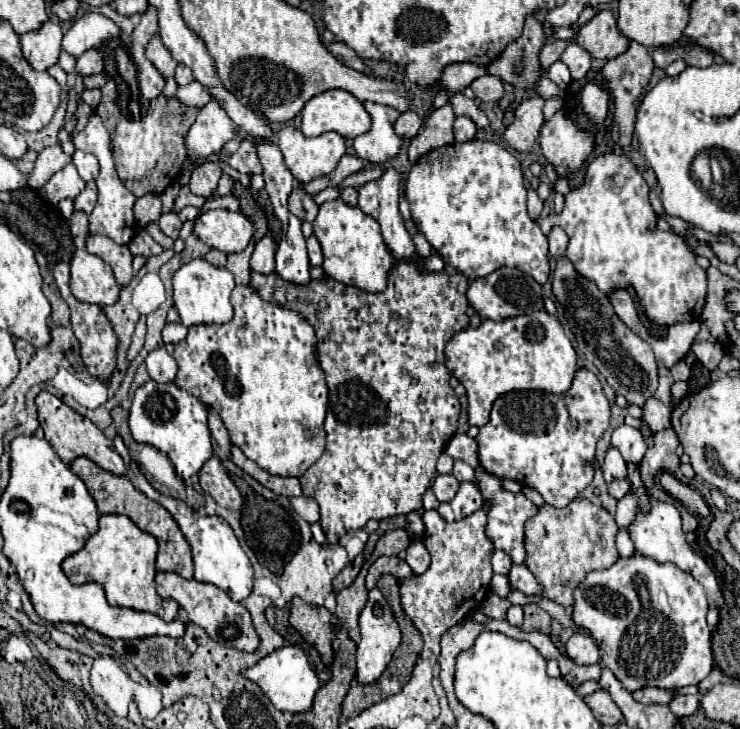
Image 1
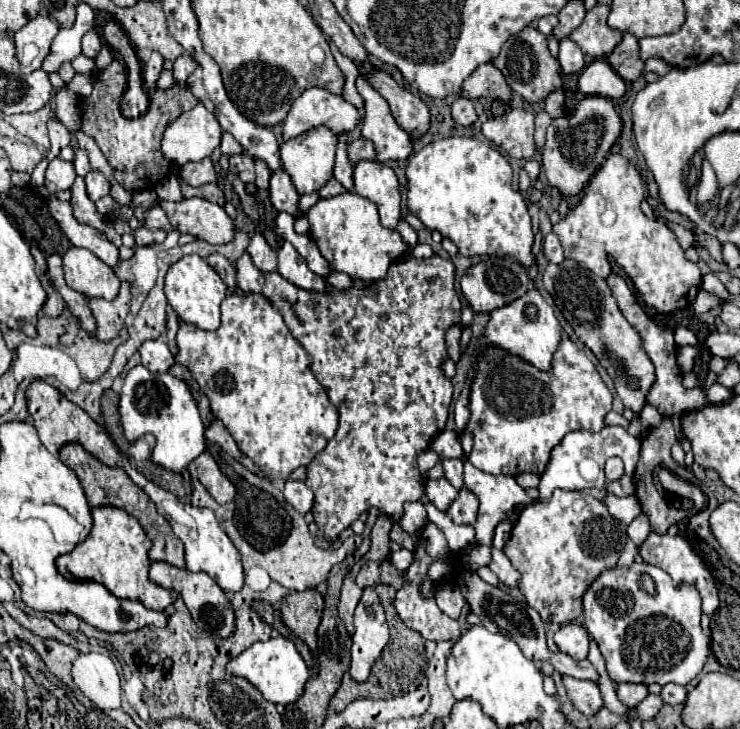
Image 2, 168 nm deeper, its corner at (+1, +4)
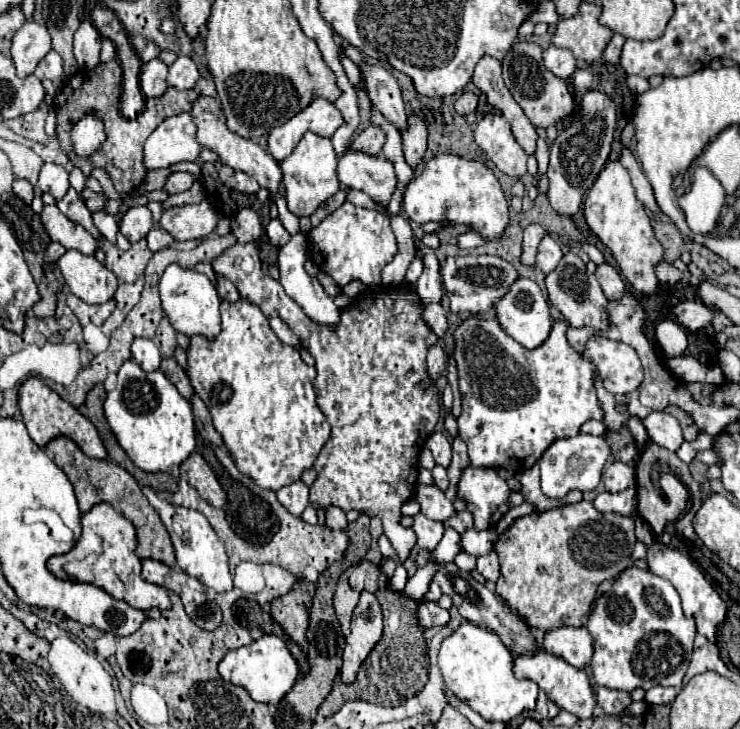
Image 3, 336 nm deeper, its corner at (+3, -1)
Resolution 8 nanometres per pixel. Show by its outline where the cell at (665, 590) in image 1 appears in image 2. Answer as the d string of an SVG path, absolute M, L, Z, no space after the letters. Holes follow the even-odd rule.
M634 562L632 566L614 566L604 570L584 592L582 606L584 606L584 628L588 634L598 642L600 652L606 660L608 676L620 684L620 682L636 682L636 684L652 684L658 682L664 684L682 684L686 686L690 680L694 680L710 654L710 640L706 638L702 626L700 626L700 592L692 584L674 586L672 578L646 562Z

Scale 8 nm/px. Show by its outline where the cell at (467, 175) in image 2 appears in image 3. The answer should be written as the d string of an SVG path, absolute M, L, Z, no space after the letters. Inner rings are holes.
M438 155L428 161L422 173L408 183L402 209L410 221L420 225L428 221L468 223L486 241L500 239L508 227L508 203L494 173L480 161L468 161L456 155Z

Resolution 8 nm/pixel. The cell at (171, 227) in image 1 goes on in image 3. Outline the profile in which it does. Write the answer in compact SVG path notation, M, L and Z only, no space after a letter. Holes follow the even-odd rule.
M128 207L118 223L120 233L130 241L140 241L152 229L152 213L148 207Z

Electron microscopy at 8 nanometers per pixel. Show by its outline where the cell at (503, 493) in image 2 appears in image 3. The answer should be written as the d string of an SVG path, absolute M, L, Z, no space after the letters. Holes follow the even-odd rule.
M468 467L458 481L458 497L474 517L474 529L492 529L508 511L510 489L494 469Z

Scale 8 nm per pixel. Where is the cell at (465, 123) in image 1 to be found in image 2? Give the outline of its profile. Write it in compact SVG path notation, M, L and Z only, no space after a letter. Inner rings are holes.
M456 98L452 104L452 118L458 126L472 126L478 120L474 106L472 106L472 100Z

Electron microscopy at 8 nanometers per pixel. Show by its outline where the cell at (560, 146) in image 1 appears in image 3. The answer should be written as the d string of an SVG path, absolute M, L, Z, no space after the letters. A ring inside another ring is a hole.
M590 91L582 97L582 111L578 121L572 121L550 147L550 165L548 165L548 201L560 215L576 215L580 211L586 191L596 181L598 173L606 165L610 143L616 127L616 109L612 99L602 91Z

